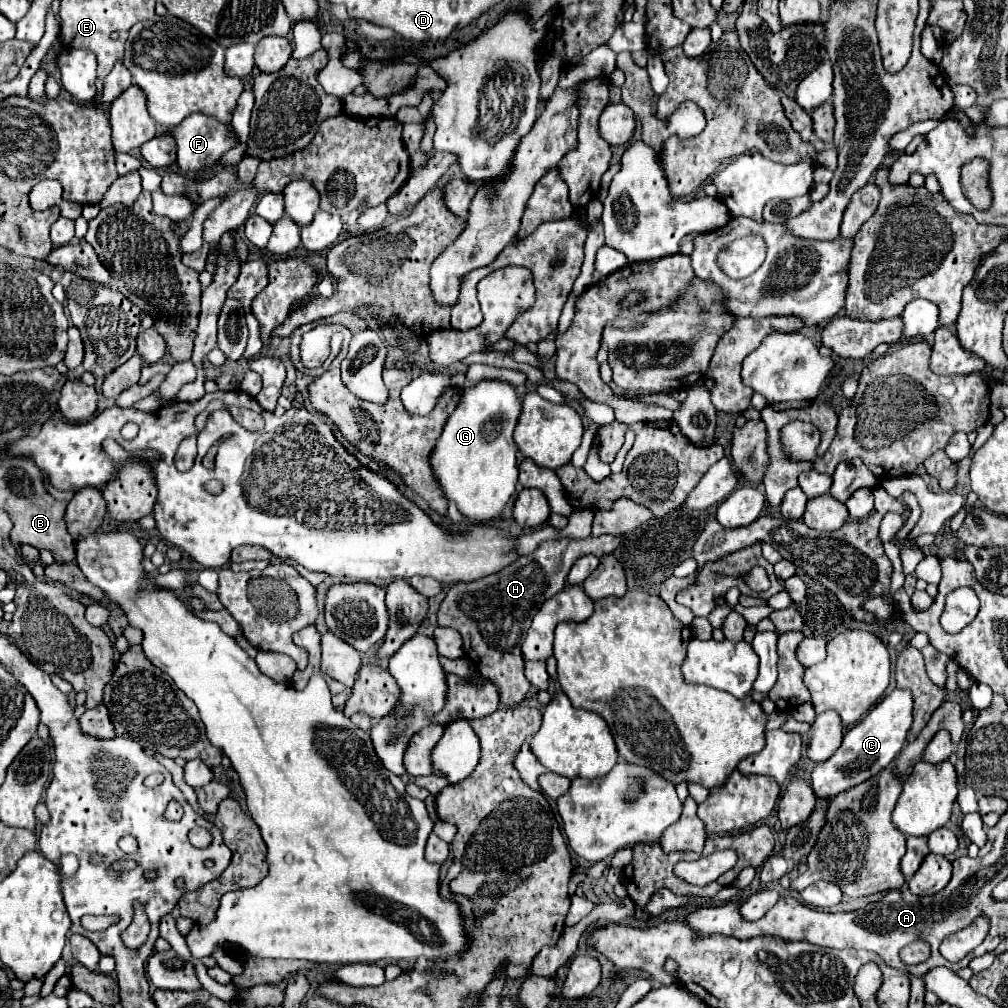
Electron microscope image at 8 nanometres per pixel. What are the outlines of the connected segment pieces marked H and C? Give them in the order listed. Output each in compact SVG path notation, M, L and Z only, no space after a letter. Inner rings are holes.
M600 535L588 539L556 539L544 541L534 553L522 555L518 561L502 569L500 573L488 575L470 583L456 583L448 589L440 609L438 625L452 627L462 633L464 651L470 661L480 669L480 673L492 679L500 687L500 703L504 707L518 705L524 701L530 681L524 675L524 659L520 653L524 633L530 629L530 621L536 615L536 609L562 587L566 587L566 577L576 559L584 555L602 555L612 553L624 537Z
M894 689L886 695L860 723L856 723L846 735L840 749L826 761L818 763L812 771L812 789L816 797L828 797L860 785L862 781L884 771L890 761L900 753L906 743L906 735L912 727L912 691Z

